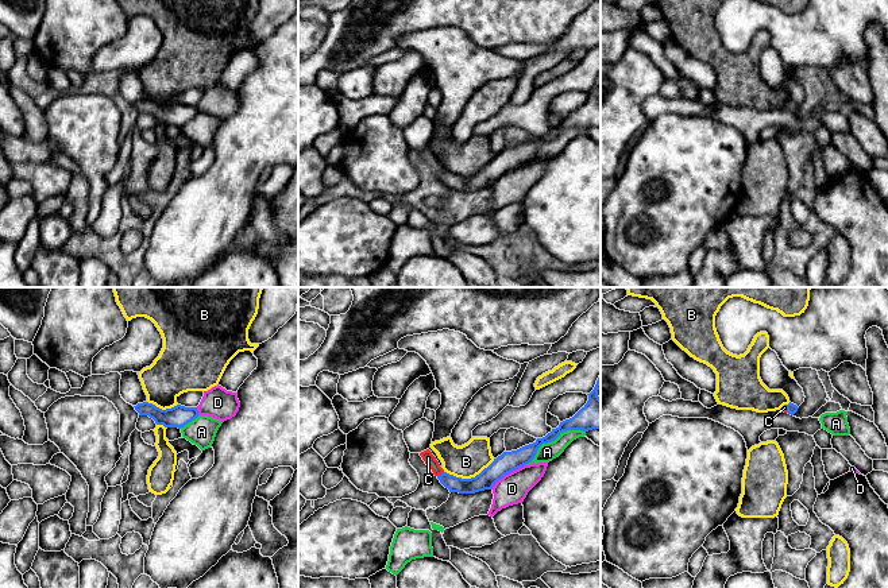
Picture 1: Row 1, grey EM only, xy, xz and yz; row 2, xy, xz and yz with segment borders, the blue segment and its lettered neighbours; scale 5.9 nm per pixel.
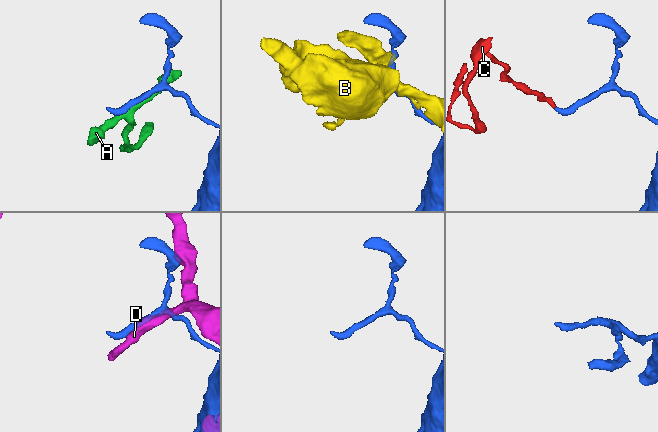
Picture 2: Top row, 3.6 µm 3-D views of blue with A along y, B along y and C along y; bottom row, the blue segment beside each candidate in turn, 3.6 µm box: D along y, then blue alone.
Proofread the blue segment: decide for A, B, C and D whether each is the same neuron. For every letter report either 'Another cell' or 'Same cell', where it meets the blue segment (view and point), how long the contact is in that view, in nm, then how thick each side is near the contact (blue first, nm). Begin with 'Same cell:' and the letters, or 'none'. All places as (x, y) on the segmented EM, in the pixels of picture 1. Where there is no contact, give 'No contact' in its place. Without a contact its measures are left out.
Same cell: C
A: Another cell. Touches blue at xz (552, 440). Shared border 420 nm. Thickness 140 nm (blue) against 110 nm
B: Another cell. Touches blue at xz (471, 478). Shared border 300 nm. Thickness 120 nm (blue) against 200 nm
C: Same cell. Touches blue at xz (441, 474). Shared border 50 nm. Thickness 100 nm (blue) against 70 nm
D: Another cell. Touches blue at xz (508, 472). Shared border 260 nm. Thickness 120 nm (blue) against 180 nm

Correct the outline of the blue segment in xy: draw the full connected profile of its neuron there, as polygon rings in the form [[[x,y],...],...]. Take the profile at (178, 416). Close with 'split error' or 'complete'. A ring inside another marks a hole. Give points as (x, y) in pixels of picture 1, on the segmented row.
[[[143,402],[134,407],[139,415],[148,415],[157,425],[163,425],[165,428],[181,429],[200,415],[197,407],[185,407],[181,405],[162,410],[152,403]]]; complete

